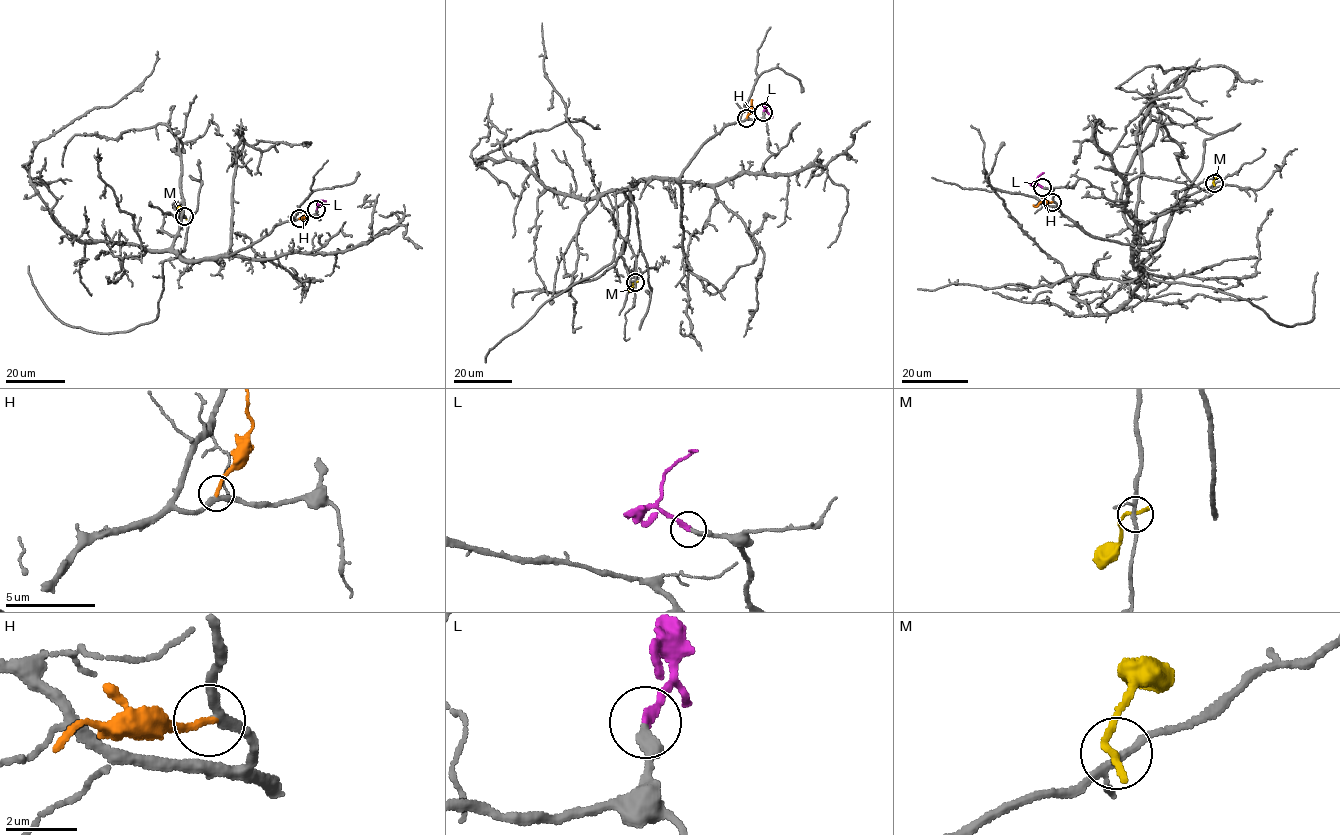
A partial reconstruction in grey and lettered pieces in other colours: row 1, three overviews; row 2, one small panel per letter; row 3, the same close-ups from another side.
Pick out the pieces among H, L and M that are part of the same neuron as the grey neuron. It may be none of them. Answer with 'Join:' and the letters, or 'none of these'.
Join: L

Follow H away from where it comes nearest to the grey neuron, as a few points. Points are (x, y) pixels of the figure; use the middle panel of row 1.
H: (746, 118), (752, 100)

